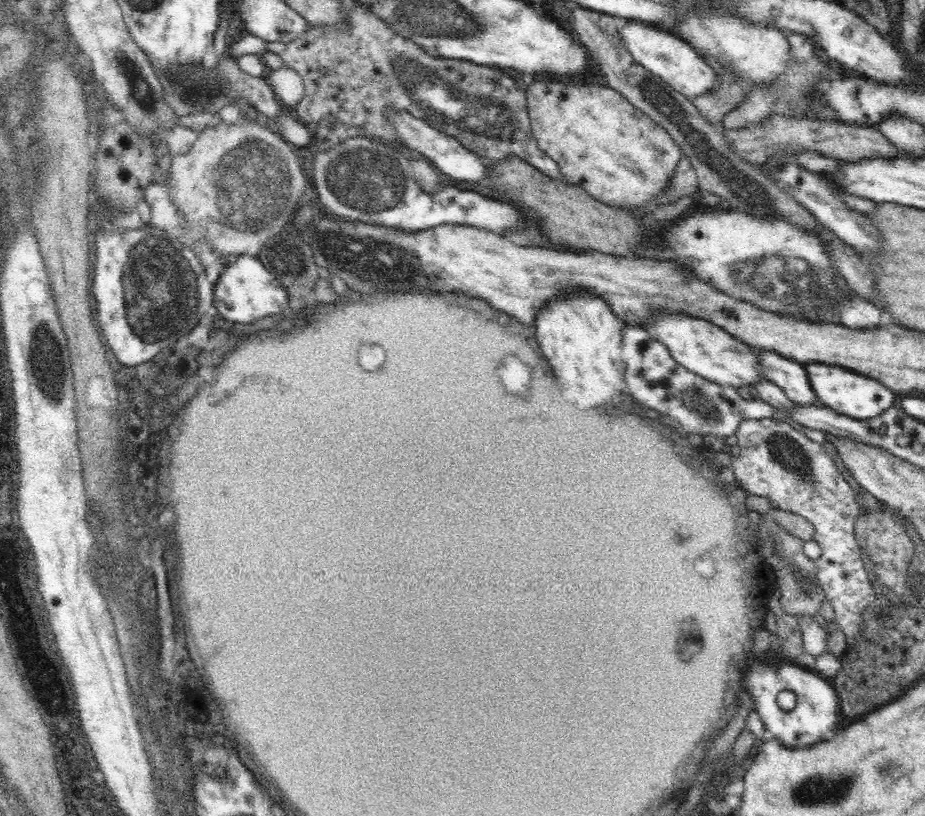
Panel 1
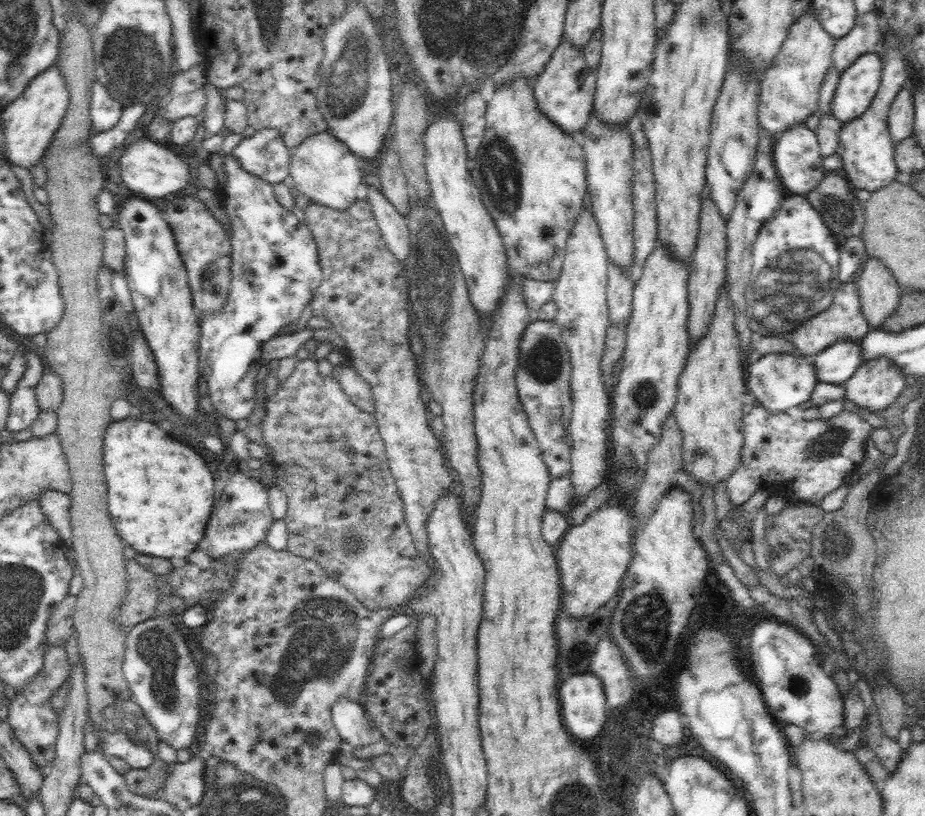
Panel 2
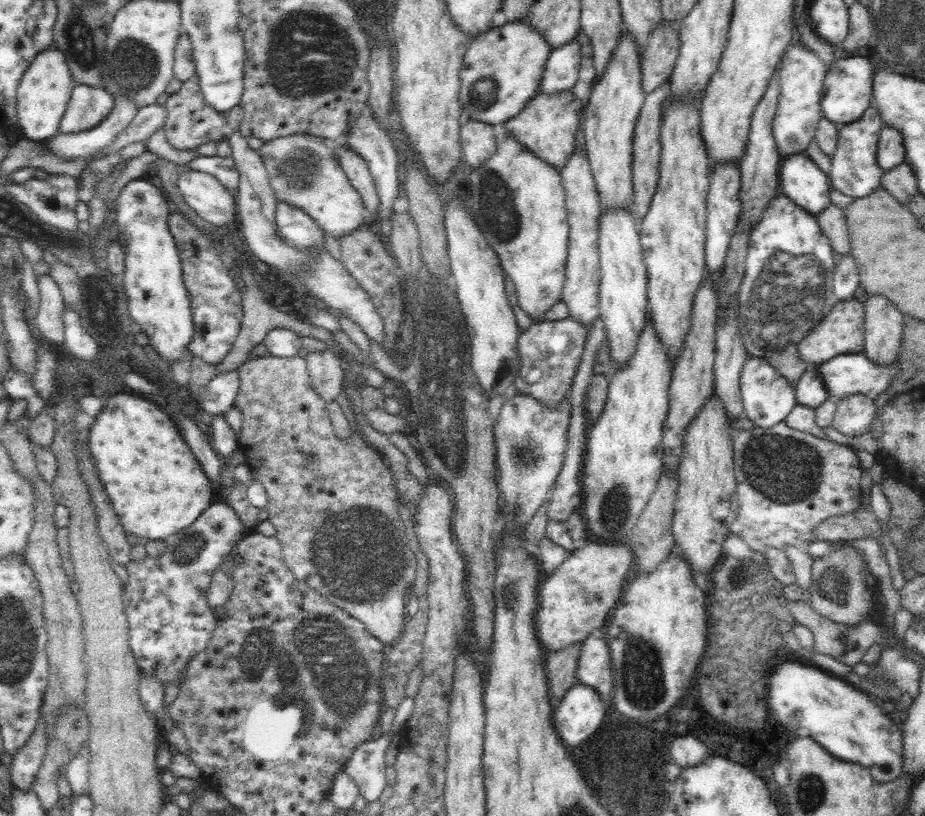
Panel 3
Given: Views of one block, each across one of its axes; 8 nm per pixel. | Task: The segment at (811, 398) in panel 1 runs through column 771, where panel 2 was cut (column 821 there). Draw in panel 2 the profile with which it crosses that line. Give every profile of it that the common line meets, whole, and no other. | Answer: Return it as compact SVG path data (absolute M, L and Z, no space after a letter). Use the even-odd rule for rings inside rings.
M838 340L815 355L814 372L819 381L844 384L863 363L861 340Z

